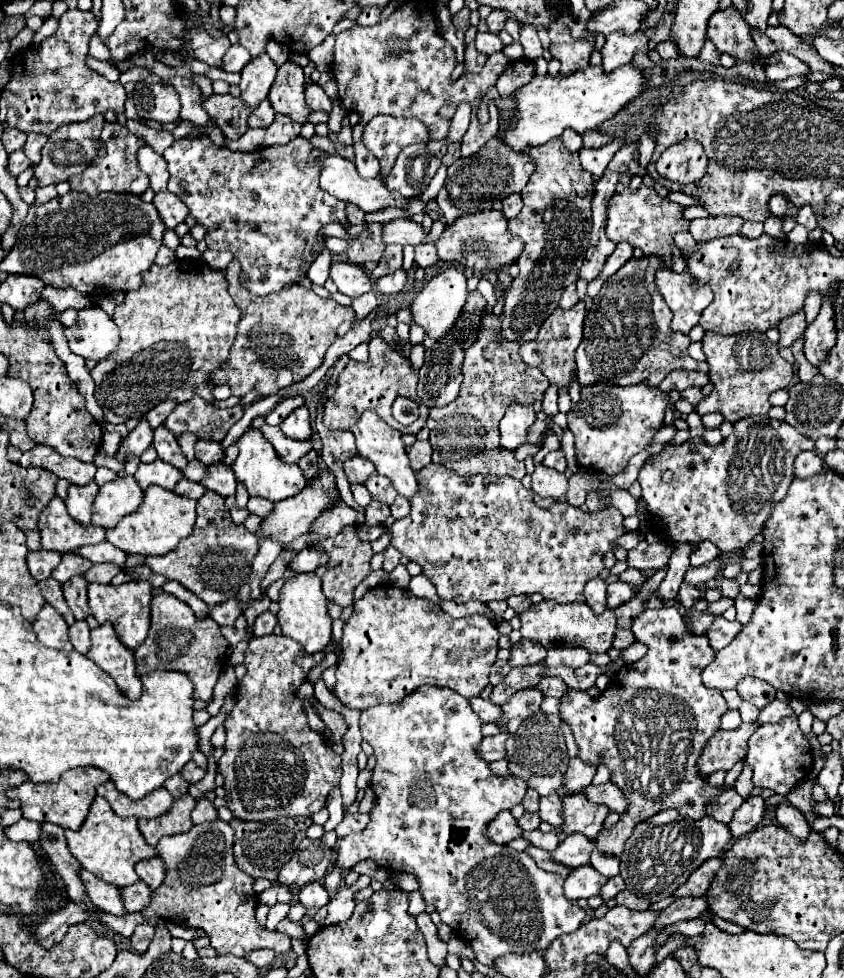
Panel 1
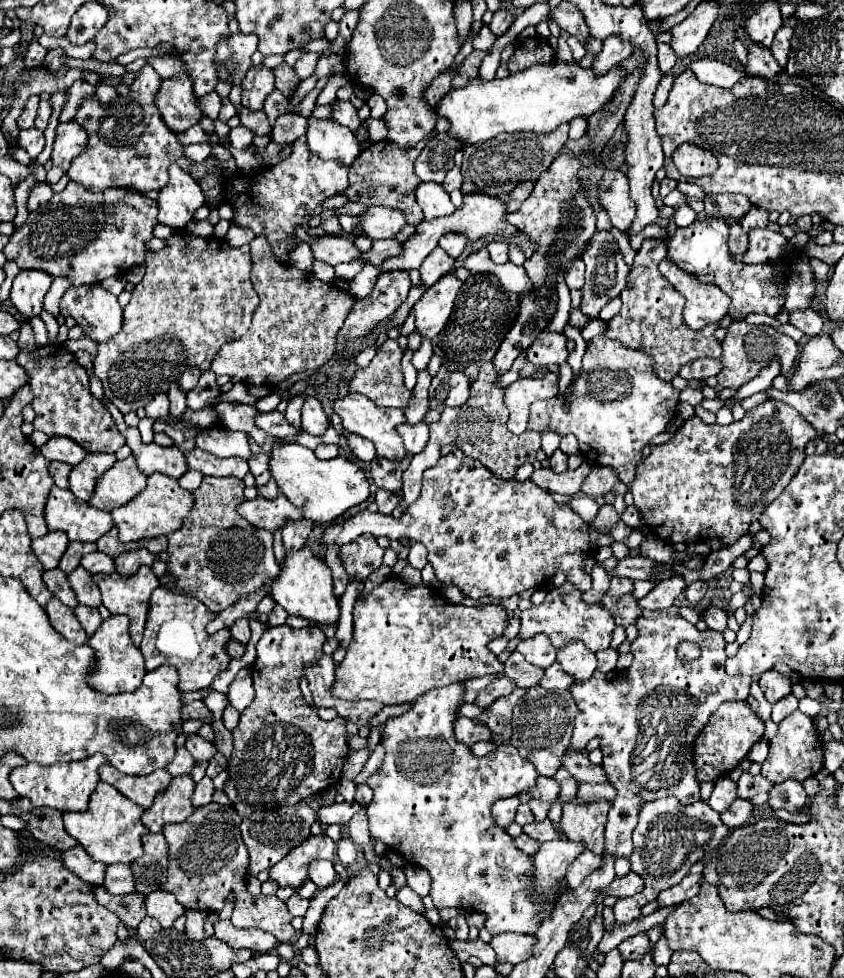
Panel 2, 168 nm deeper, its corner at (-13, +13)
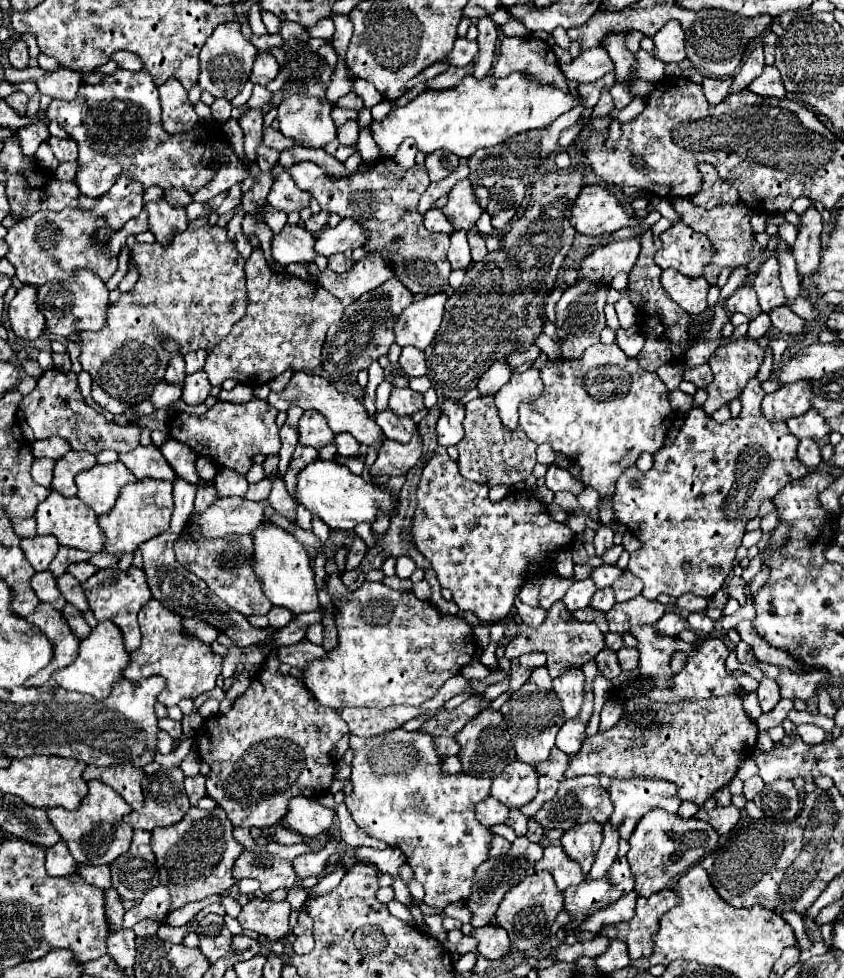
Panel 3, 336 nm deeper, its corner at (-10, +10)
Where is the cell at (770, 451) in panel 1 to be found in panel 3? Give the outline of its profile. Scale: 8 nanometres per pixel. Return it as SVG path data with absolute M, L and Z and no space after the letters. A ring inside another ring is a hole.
M751 378L743 388L741 414L725 424L715 422L703 412L703 408L693 408L675 442L663 446L653 458L655 464L649 472L639 478L641 488L633 488L631 480L637 480L637 468L627 468L617 478L617 492L613 498L617 520L631 530L631 534L641 542L641 548L631 554L629 572L643 580L643 596L655 600L659 594L669 594L679 598L681 594L695 594L711 598L725 582L733 570L735 550L741 546L745 534L745 524L759 514L759 506L765 498L773 498L787 484L801 480L807 474L801 462L795 458L799 440L787 430L785 422L767 422L759 414L759 402L765 392L761 390L761 380ZM683 564L691 564L691 572L683 570ZM717 570L717 572L711 572Z

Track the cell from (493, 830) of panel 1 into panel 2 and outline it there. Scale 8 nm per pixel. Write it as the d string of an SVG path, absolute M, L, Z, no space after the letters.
M520 797L500 799L498 803L494 803L494 807L492 807L492 817L494 817L496 825L502 827L502 829L506 829L510 823L514 823L518 805L520 805Z

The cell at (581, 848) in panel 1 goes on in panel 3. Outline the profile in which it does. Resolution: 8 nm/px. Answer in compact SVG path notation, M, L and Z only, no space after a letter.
M533 874L531 878L525 878L519 886L511 888L505 898L499 902L495 920L499 926L503 926L511 938L511 950L533 950L539 948L551 932L551 926L555 922L555 916L563 910L563 894L555 886L551 874Z

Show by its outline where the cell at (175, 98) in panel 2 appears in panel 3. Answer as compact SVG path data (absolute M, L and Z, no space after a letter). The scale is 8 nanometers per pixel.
M169 78L163 86L159 86L159 96L163 110L163 128L167 132L181 134L191 126L197 126L199 118L193 110L193 104L187 98L185 88L179 86L179 80Z

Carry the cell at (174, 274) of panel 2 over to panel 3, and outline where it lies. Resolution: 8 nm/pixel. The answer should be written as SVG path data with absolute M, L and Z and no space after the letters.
M197 218L189 222L189 228L183 234L177 234L163 250L155 244L139 244L129 250L131 260L139 270L139 280L133 290L121 294L117 302L107 308L107 322L99 332L79 332L77 344L81 346L79 362L85 372L91 374L91 398L109 410L111 414L123 414L127 406L141 404L147 400L155 388L155 382L163 380L169 354L163 350L159 336L177 340L181 344L181 354L205 348L213 350L219 340L223 340L231 326L243 318L247 310L247 292L245 292L245 260L237 252L233 240L227 236L227 228L209 224L209 220Z

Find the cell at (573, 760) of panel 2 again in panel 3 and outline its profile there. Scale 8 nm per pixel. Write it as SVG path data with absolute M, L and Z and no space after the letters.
M553 748L549 760L539 762L539 764L535 766L535 772L537 772L539 776L549 776L549 778L555 778L555 780L561 782L565 768L567 768L567 754L563 754L559 748Z

